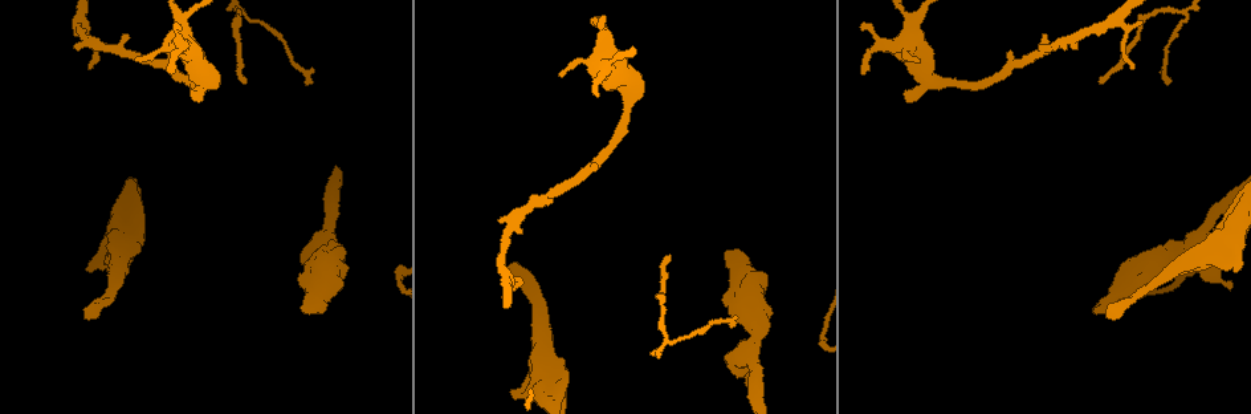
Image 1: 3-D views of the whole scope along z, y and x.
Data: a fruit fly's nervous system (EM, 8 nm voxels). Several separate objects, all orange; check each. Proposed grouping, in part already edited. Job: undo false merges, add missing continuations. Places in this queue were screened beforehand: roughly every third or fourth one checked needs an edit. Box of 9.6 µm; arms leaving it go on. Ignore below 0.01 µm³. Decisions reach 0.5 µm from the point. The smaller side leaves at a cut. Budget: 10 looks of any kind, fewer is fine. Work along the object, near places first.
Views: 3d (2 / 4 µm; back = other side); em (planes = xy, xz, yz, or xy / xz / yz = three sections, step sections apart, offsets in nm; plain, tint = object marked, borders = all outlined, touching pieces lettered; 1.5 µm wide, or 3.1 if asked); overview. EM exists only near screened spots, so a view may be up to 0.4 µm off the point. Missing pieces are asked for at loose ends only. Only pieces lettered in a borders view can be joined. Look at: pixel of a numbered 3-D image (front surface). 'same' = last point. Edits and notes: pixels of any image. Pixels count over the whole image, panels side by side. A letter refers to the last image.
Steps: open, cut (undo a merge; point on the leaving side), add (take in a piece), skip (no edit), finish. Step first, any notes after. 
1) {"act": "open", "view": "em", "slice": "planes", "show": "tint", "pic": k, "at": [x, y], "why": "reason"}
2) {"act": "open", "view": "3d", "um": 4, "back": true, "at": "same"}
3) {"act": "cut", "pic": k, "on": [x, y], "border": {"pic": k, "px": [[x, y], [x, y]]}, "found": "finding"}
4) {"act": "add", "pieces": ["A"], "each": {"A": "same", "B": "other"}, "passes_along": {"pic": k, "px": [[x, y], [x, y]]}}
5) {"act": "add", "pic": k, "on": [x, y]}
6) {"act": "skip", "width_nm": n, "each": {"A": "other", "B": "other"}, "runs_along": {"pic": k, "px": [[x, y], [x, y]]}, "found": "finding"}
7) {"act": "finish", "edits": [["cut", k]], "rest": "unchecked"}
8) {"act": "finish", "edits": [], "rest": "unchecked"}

{"act": "open", "view": "em", "slice": "planes", "show": "borders", "pic": 1, "at": [1167, 79], "why": "thin end"}

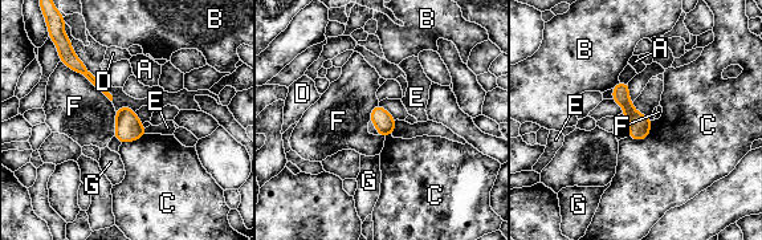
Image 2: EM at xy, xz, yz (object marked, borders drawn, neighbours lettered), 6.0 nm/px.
{"act": "skip", "longest_contact_nm": ["F", 400], "each": {"A": "other", "B": "other", "C": "other", "D": "other", "E": "other", "F": "other", "G": "other"}, "border": {"pic": 2, "px": [[60, 60], [84, 74], [110, 101]]}, "found": "no lettered piece goes on from it"}

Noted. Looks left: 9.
{"act": "open", "view": "em", "slice": "planes", "show": "borders", "pic": 1, "at": [1228, 287]}

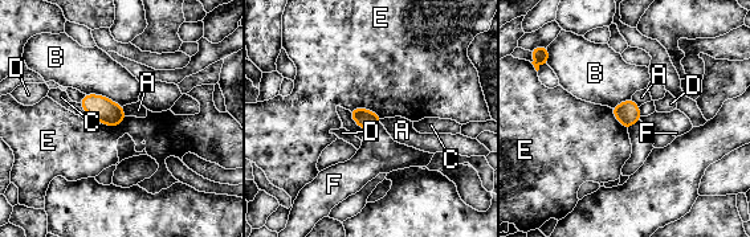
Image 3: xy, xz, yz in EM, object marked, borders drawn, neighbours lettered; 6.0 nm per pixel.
{"act": "skip", "each": {"A": "other", "B": "other", "C": "other", "D": "other", "E": "other", "F": "other"}, "border": {"pic": 3, "px": [[349, 109], [366, 107], [382, 118]]}, "found": "none of them fits"}

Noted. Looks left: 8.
{"act": "open", "view": "3d", "um": 2, "pic": 1, "at": [725, 254], "why": "thick end"}

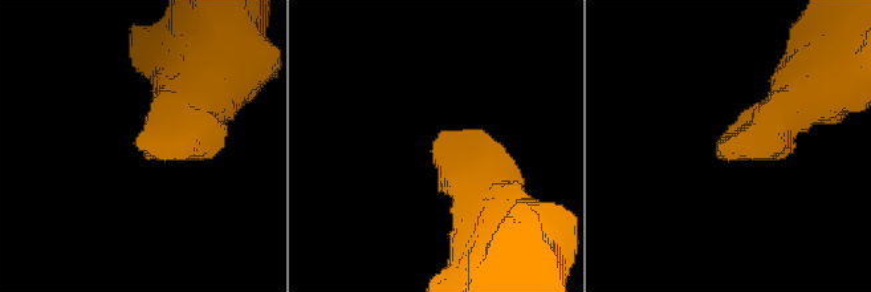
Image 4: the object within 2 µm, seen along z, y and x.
{"act": "open", "view": "em", "slice": "yz", "step": 4, "show": "borders", "pic": 4, "at": [438, 142]}

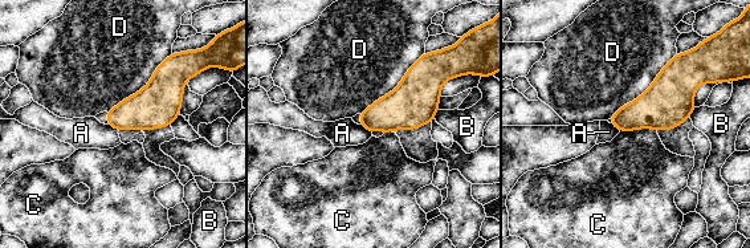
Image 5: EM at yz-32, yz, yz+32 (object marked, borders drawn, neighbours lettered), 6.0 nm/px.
{"act": "skip", "each": {"A": "other", "B": "other", "C": "other", "D": "other"}, "border": {"pic": 5, "px": [[676, 52], [639, 96], [608, 118]]}, "found": "no lettered piece goes on from it"}

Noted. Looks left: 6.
{"act": "open", "view": "3d", "um": 2, "pic": 1, "at": [91, 312], "why": "an open end"}

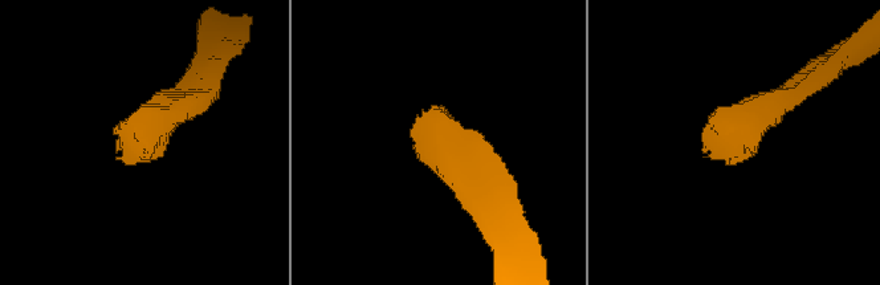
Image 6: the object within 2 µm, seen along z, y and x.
{"act": "open", "view": "em", "slice": "planes", "show": "borders", "pic": 6, "at": [135, 132], "why": "need the tissue"}

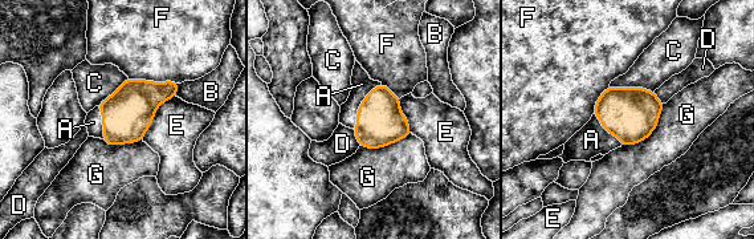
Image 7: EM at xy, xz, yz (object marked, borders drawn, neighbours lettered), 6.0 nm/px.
{"act": "add", "pic": 7, "on": [362, 84], "longest_contact_nm": ["G", 380], "each": {"A": "same", "B": "other", "C": "other", "D": "other", "E": "other", "F": "other", "G": "other"}, "passes_along": {"pic": 7, "px": [[379, 121], [359, 105], [362, 84]]}, "found": "the cell continues"}

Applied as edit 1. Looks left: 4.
{"act": "finish", "edits": [["add", 7]], "rest": "unchecked"}

